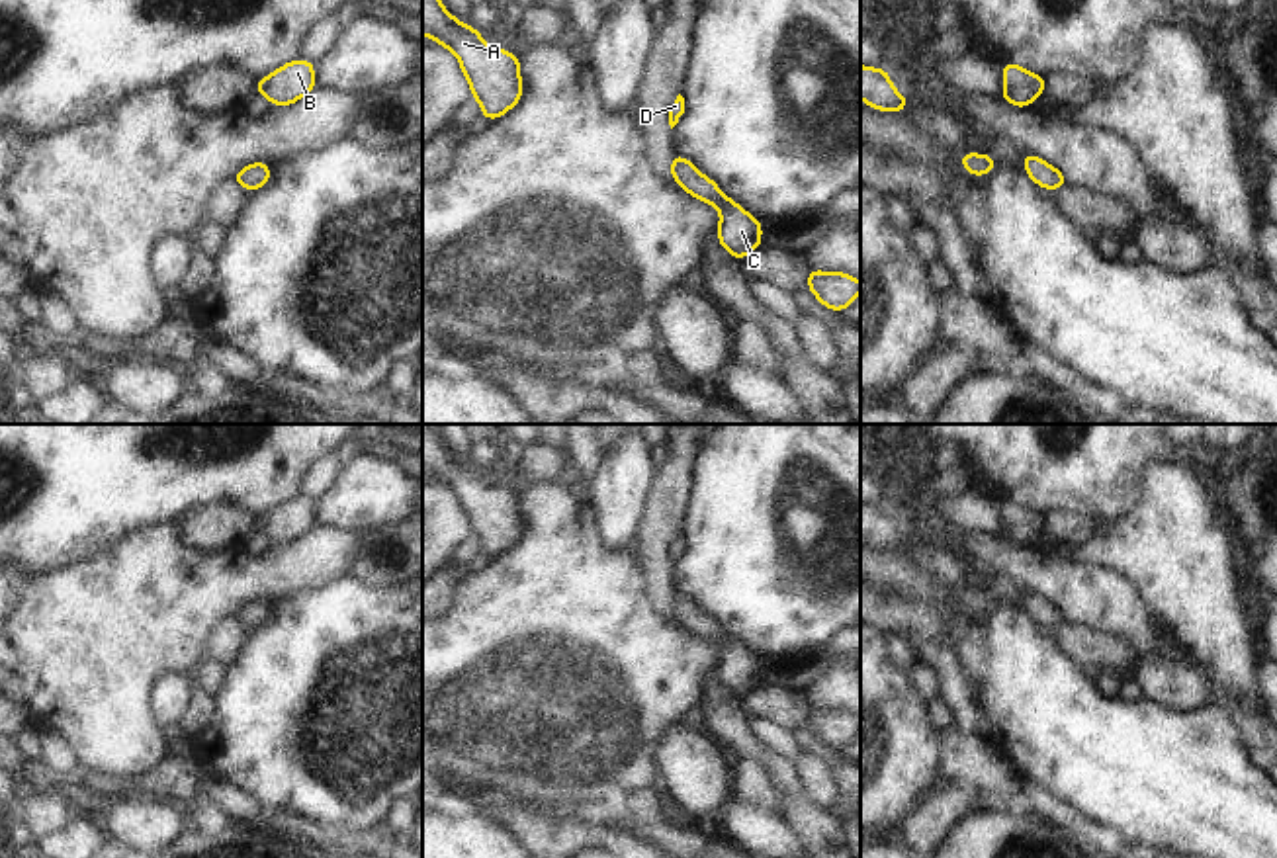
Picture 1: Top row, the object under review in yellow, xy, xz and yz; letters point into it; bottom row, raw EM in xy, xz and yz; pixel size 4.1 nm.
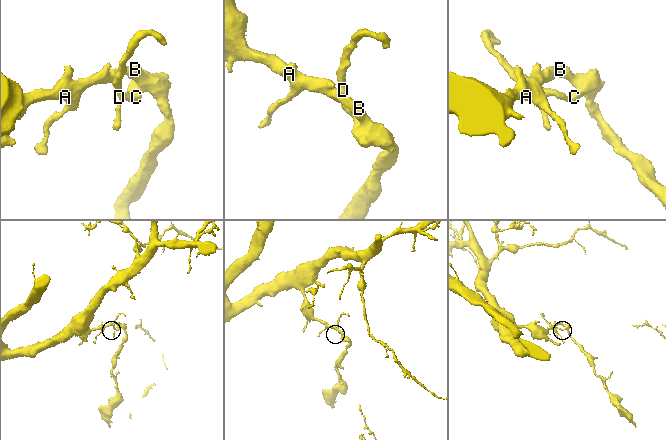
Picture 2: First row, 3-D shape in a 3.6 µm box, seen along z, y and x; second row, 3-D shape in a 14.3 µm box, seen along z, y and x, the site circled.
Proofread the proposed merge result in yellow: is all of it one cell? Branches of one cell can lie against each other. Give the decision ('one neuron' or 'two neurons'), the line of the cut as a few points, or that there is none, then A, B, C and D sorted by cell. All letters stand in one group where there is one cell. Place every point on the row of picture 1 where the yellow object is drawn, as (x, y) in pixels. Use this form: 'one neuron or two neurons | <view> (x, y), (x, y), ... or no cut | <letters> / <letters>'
one neuron | no cut | A B C D

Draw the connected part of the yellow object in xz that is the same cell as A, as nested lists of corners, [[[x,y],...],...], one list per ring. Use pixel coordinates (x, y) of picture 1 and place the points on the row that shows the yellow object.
[[[422,0],[422,35],[456,55],[483,117],[499,119],[520,102],[520,57],[493,49],[473,25],[454,18],[442,0]]]

